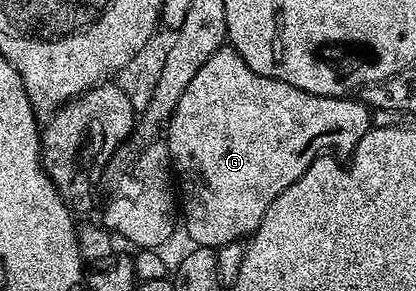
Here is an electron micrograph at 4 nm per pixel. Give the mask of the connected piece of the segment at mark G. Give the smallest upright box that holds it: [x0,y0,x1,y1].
[167,49,371,248]

